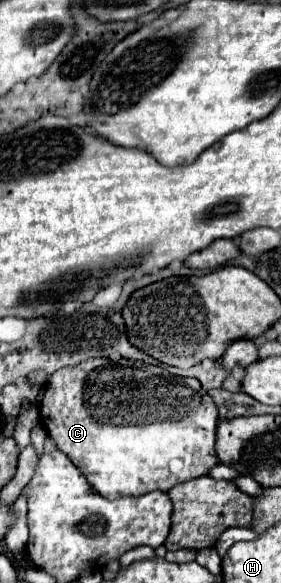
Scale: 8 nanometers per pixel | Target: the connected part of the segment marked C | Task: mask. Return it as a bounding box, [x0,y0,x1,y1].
[40,359,218,499]

